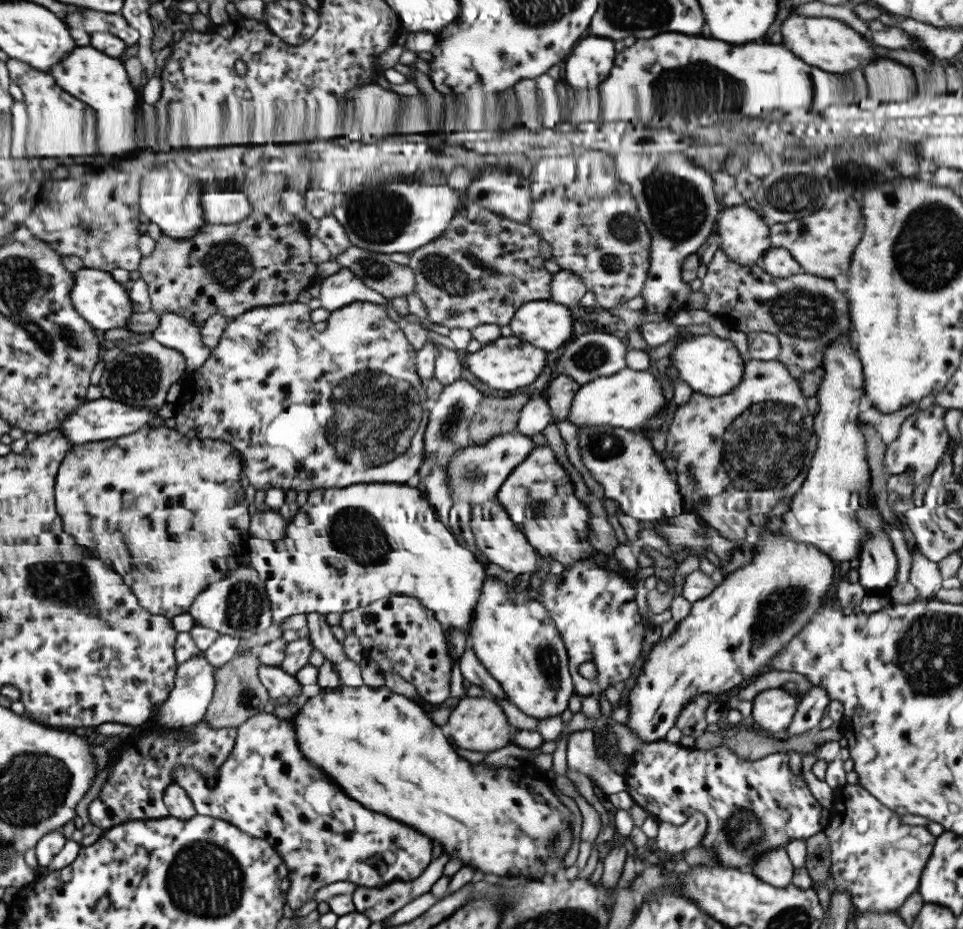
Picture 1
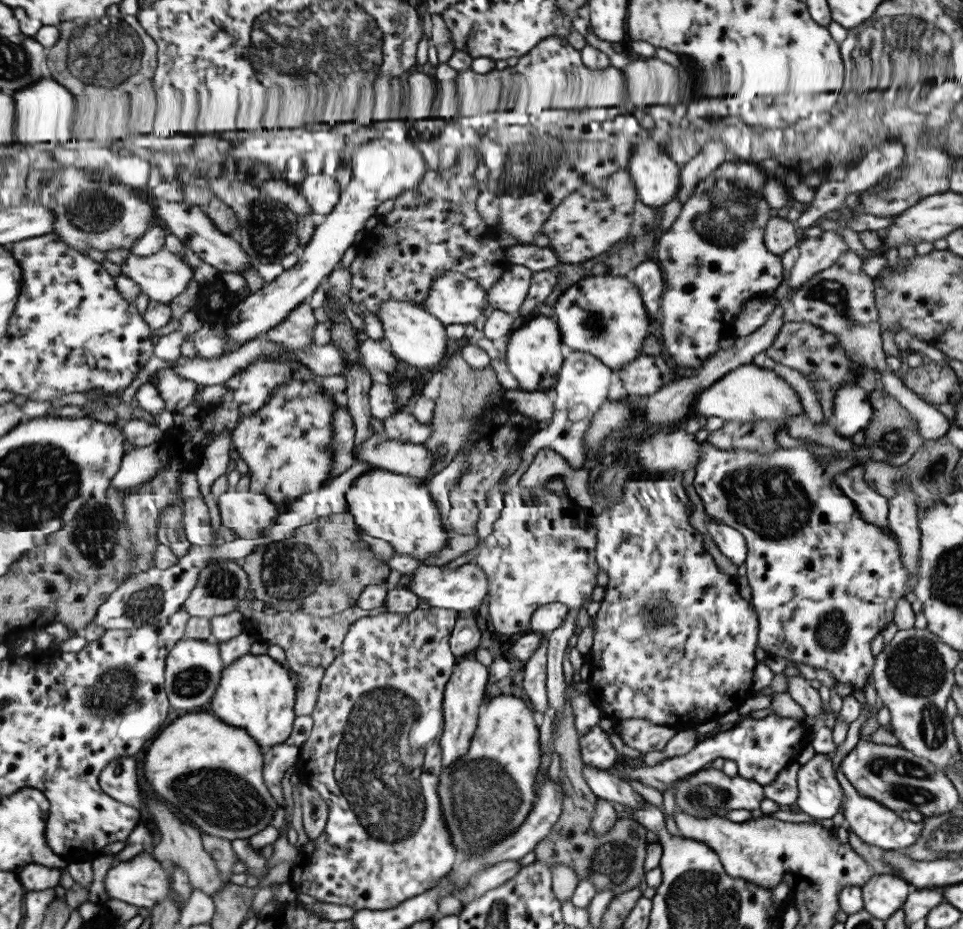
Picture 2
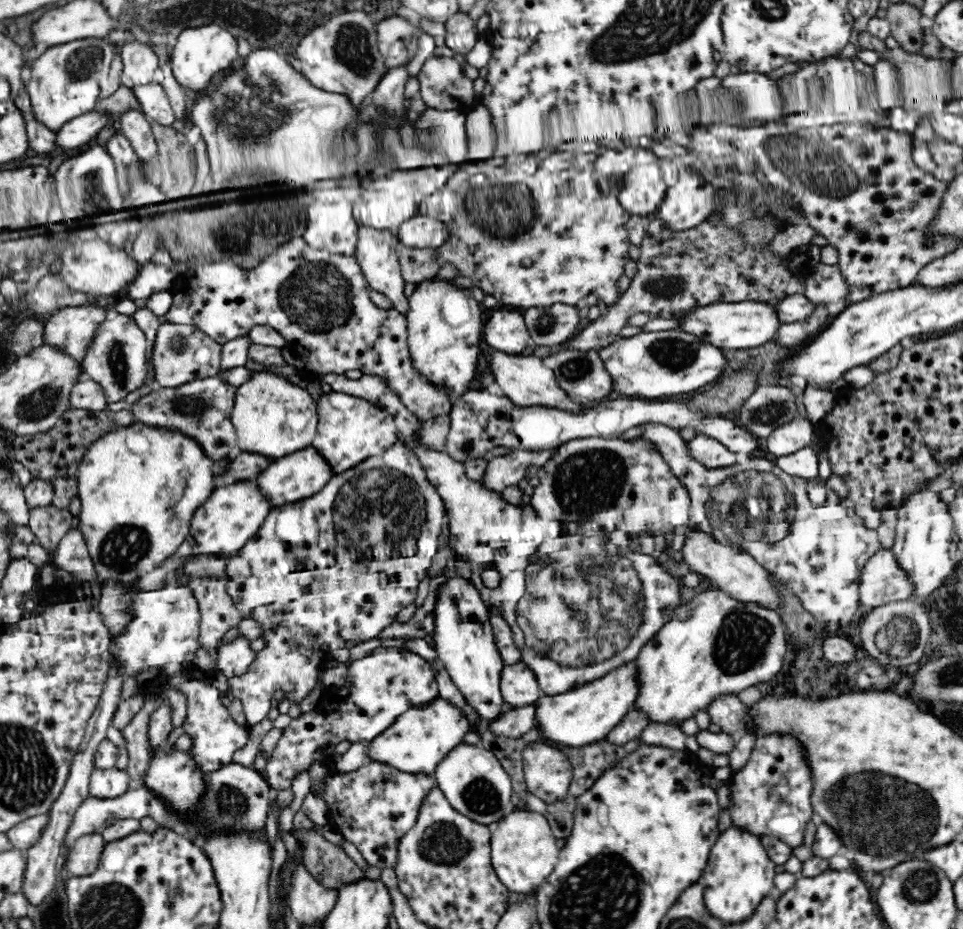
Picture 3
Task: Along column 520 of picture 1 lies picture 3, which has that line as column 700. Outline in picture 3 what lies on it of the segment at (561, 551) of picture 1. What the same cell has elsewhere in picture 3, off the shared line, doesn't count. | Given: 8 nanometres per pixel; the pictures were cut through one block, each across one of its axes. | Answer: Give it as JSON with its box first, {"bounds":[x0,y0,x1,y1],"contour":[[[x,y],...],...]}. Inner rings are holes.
{"bounds":[643,422,881,633],"contour":[[[654,422],[644,423],[643,427],[645,440],[655,446],[688,491],[691,508],[687,530],[712,535],[714,541],[752,555],[777,583],[788,587],[800,599],[802,606],[820,621],[824,630],[840,633],[848,627],[860,606],[859,586],[863,566],[881,549],[876,531],[864,525],[855,508],[842,506],[842,499],[832,488],[827,488],[826,502],[822,506],[814,506],[808,498],[807,479],[784,472],[772,457],[764,453],[743,456],[732,466],[707,468],[694,460],[687,449],[687,442],[676,429]]]}

